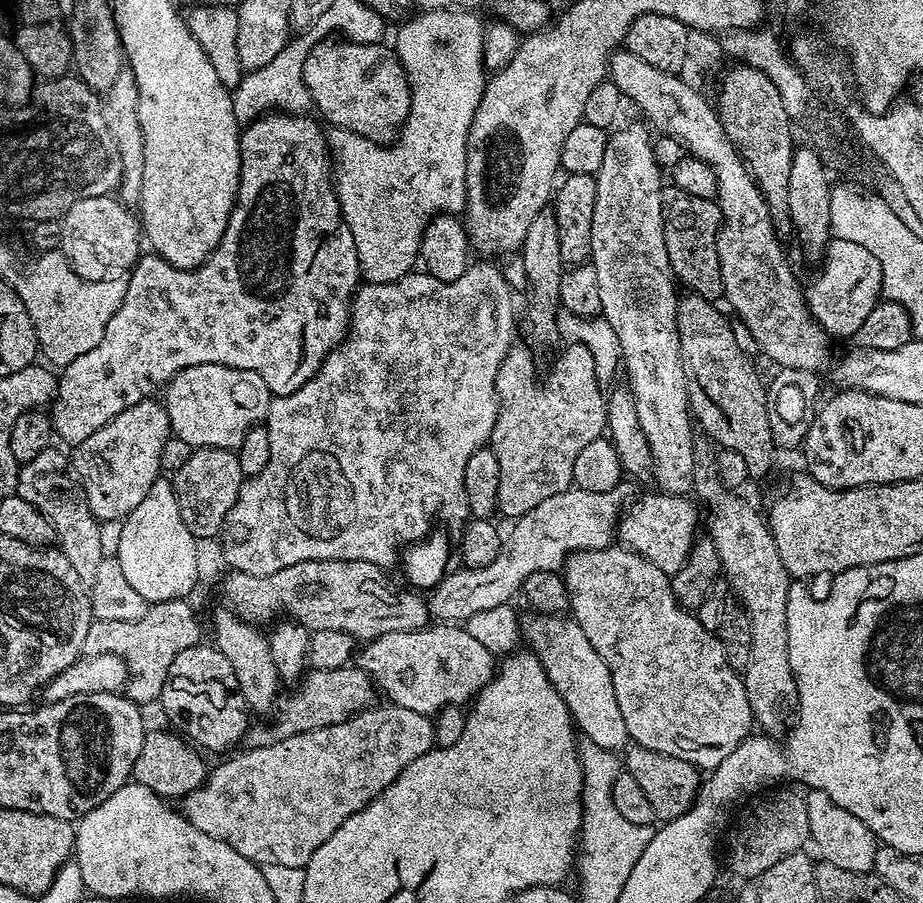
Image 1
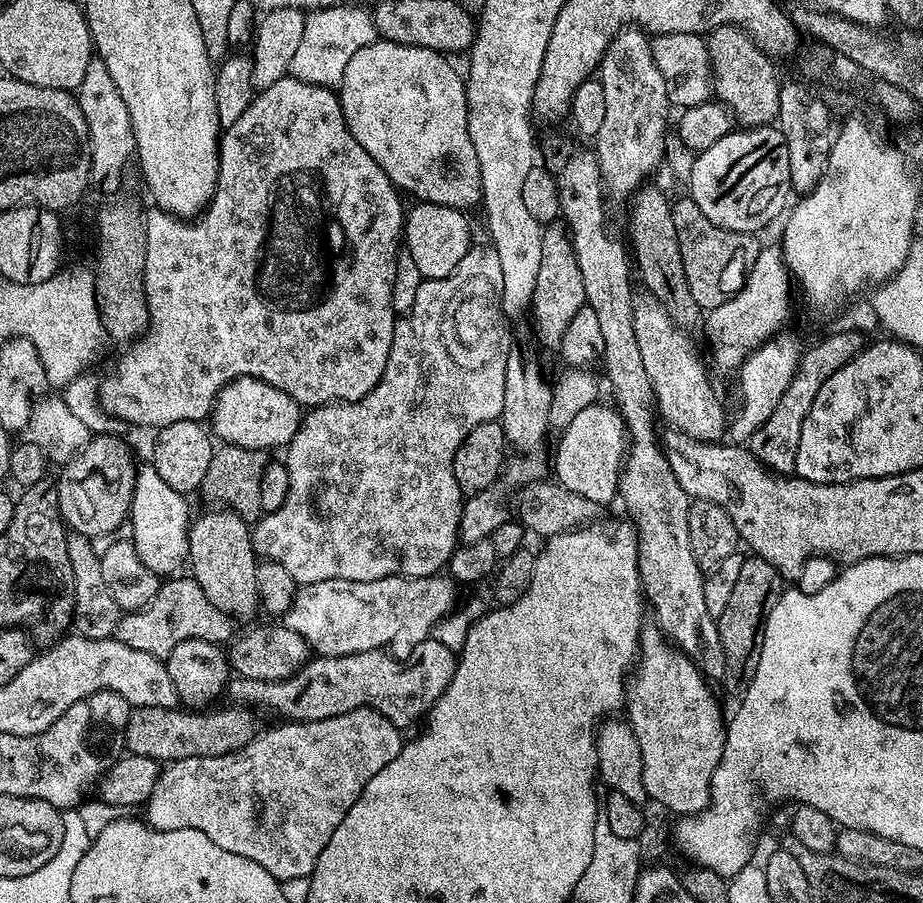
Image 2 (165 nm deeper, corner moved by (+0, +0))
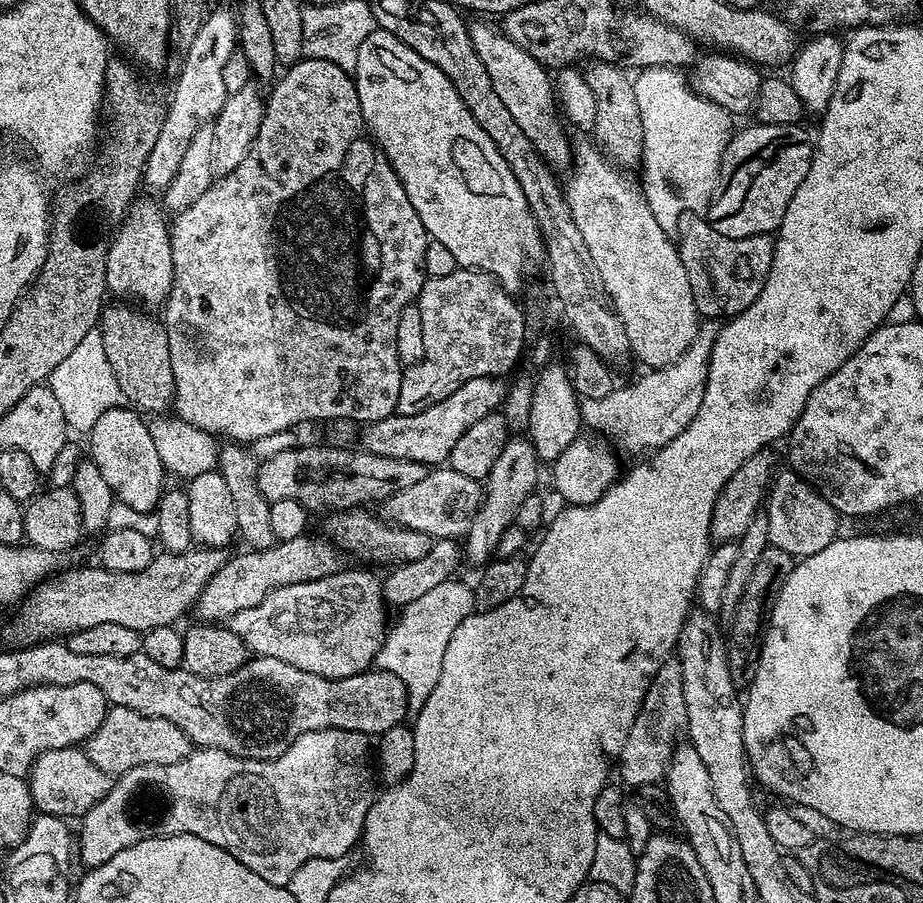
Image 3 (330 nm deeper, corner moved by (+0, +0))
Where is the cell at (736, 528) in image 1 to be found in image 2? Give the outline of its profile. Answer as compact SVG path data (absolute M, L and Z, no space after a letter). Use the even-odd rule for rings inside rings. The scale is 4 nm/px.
M640 290L632 298L632 314L634 322L634 338L638 338L638 350L642 354L642 367L646 369L646 378L650 378L652 396L656 399L658 414L664 418L665 425L669 429L676 429L690 438L720 442L726 436L726 416L723 416L724 408L712 389L712 380L696 353L696 344L687 336L681 325L675 324L666 314L666 310L647 290Z

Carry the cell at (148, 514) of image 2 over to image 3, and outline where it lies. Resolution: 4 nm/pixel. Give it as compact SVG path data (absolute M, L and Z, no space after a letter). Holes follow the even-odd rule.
M128 406L108 409L95 422L86 439L87 455L98 466L102 478L106 478L106 486L110 486L113 497L136 511L151 513L165 491L166 471L145 417Z

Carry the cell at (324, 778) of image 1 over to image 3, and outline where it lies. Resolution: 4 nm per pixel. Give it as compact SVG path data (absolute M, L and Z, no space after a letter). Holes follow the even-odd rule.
M327 728L302 734L273 760L247 760L217 748L200 748L182 762L138 766L119 777L106 798L79 821L78 860L91 870L110 862L118 850L126 850L146 838L194 834L234 854L258 878L266 878L274 886L287 886L302 862L310 862L310 858L339 860L361 843L364 819L374 799L374 748L368 744L369 737L362 732Z

